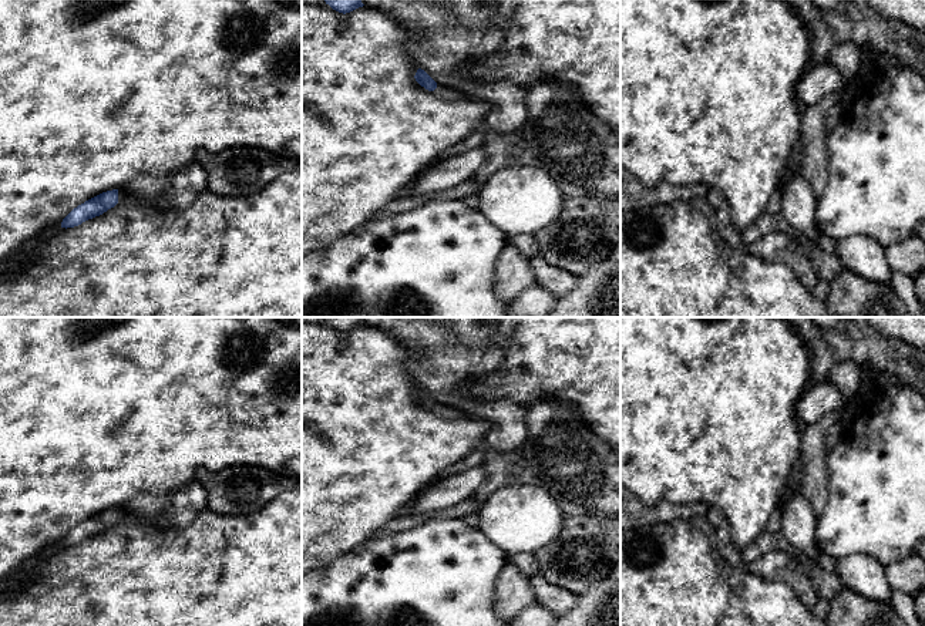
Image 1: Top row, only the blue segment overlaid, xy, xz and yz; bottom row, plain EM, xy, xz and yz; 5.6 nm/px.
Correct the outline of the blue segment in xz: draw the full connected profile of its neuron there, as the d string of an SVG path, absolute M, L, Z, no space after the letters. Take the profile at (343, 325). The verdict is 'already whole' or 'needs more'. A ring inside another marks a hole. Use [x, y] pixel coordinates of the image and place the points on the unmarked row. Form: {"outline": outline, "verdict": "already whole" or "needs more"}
{"outline": "M323 317L323 319L333 329L343 331L343 333L350 331L350 330L364 324L360 317Z", "verdict": "already whole"}

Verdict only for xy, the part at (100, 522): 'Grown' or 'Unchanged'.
Grown

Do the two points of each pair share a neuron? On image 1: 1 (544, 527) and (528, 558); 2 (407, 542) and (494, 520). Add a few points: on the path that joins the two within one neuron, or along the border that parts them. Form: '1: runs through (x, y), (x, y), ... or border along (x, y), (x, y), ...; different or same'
1: border along (532, 552), (517, 552), (508, 556); different
2: border along (477, 528), (503, 551); different

